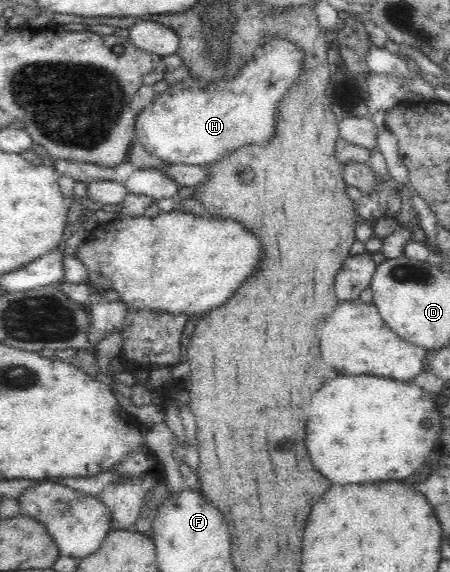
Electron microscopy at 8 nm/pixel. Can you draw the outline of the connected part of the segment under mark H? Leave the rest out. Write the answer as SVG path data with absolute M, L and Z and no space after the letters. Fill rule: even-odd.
M270 38L263 46L257 47L252 59L247 61L236 77L228 83L208 84L208 87L203 87L199 79L186 76L184 81L170 85L162 95L156 96L150 105L144 107L144 111L138 115L135 122L134 134L137 141L148 151L148 154L162 159L169 165L184 163L198 166L220 162L224 155L234 151L236 147L266 144L276 126L275 110L279 100L299 79L302 57L304 52L298 50L294 42Z

